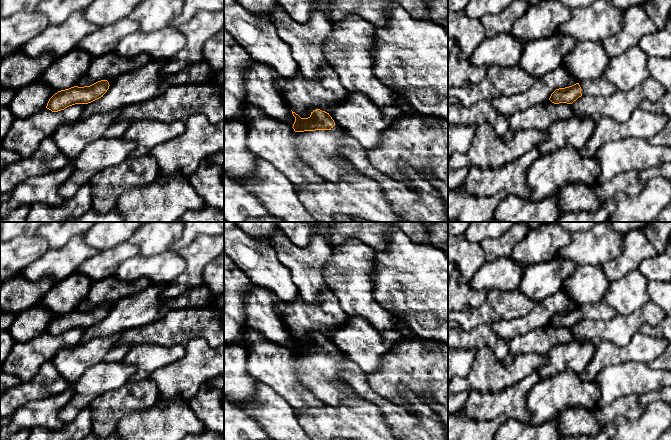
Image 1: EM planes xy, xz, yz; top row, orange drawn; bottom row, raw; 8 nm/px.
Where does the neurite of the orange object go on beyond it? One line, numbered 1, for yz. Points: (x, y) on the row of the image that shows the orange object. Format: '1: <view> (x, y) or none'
1: yz (599, 87)

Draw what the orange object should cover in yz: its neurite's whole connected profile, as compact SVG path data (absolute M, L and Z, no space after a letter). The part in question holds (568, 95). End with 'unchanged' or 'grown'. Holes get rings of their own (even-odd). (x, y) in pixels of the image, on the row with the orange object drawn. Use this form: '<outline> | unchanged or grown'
M605 78L586 80L572 86L556 89L549 100L554 104L572 104L582 95L605 96L608 97L617 91L614 84Z | grown

